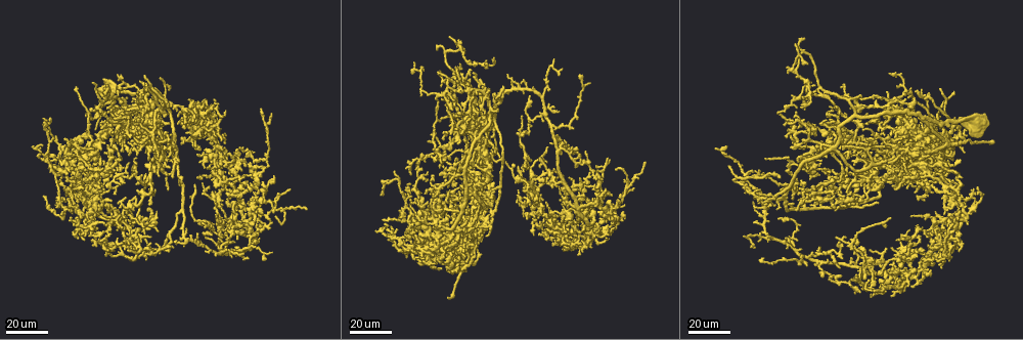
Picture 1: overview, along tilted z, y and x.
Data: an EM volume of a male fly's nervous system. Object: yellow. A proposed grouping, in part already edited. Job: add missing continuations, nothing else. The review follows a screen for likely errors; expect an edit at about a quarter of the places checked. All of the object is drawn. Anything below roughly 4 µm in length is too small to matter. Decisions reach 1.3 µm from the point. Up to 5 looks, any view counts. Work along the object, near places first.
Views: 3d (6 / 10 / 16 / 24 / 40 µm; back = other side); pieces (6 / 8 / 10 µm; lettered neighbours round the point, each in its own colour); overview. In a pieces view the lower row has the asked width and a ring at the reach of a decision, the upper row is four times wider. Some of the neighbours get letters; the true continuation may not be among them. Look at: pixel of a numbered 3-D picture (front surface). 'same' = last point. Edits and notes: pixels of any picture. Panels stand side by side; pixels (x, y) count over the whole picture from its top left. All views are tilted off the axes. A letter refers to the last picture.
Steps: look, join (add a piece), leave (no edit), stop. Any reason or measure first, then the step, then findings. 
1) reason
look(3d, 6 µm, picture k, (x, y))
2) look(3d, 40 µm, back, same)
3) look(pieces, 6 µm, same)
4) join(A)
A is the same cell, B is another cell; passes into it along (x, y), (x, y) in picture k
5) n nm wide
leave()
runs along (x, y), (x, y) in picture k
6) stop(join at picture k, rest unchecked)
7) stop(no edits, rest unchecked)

end of a long branch
look(3d, 40 µm, picture 1, (215, 98))

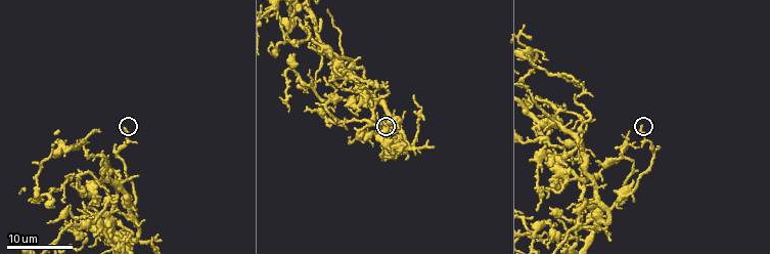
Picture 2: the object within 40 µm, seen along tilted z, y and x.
look(pieces, 10 µm, picture 2, (641, 126))

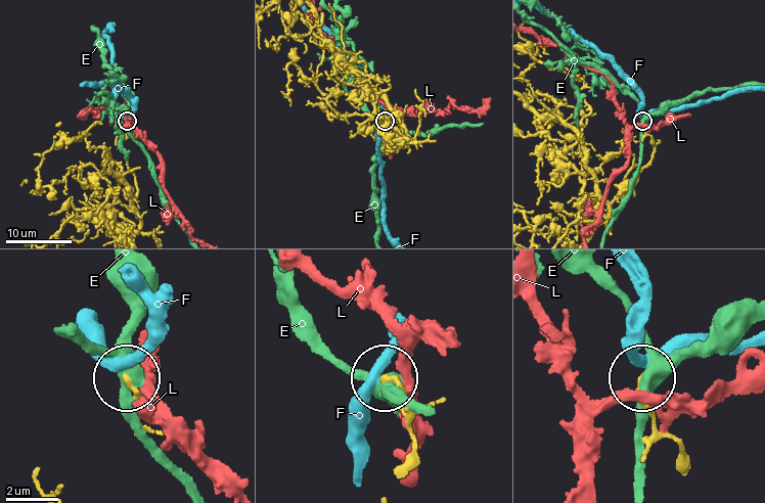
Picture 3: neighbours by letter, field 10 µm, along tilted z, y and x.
leave()
E, F and L are other cells; none of them fits

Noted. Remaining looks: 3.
thin end
look(3d, 40 µm, picture 1, (195, 122))

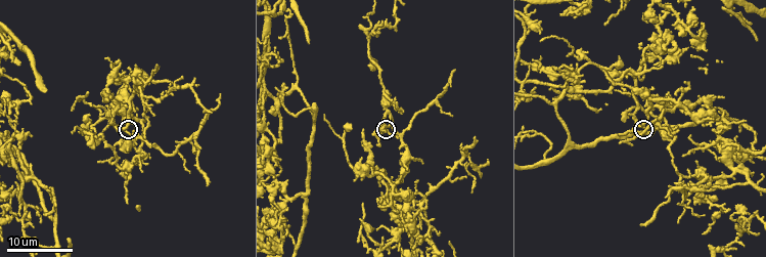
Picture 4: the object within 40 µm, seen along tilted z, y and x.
look(pieces, 6 µm, picture 4, (383, 130))

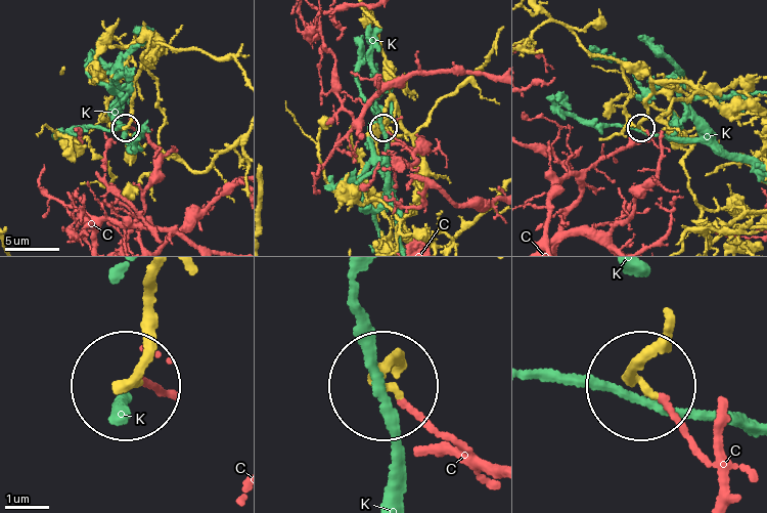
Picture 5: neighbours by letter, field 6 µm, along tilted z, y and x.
190 nm wide
leave()
C and K are other cells; runs along (155, 279), (151, 336), (130, 380) in picture 5; no lettered piece goes on from it

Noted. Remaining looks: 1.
stop(no edits, rest unchecked)

